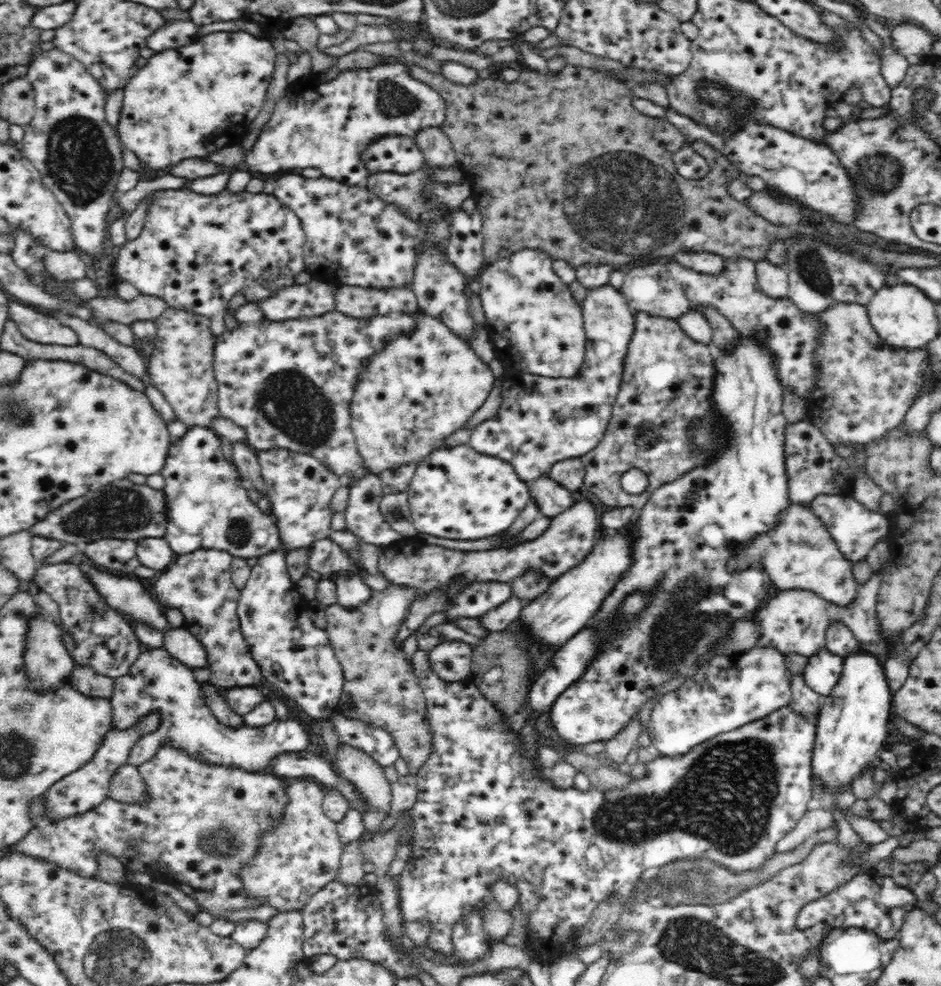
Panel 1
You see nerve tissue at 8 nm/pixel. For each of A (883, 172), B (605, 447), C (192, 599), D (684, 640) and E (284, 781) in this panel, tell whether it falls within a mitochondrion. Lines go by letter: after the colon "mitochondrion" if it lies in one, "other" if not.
A: mitochondrion
B: other
C: other
D: mitochondrion
E: other

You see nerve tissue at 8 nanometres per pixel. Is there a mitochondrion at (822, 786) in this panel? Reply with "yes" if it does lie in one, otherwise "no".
no

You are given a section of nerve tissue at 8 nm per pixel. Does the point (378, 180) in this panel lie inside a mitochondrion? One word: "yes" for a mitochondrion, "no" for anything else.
no

